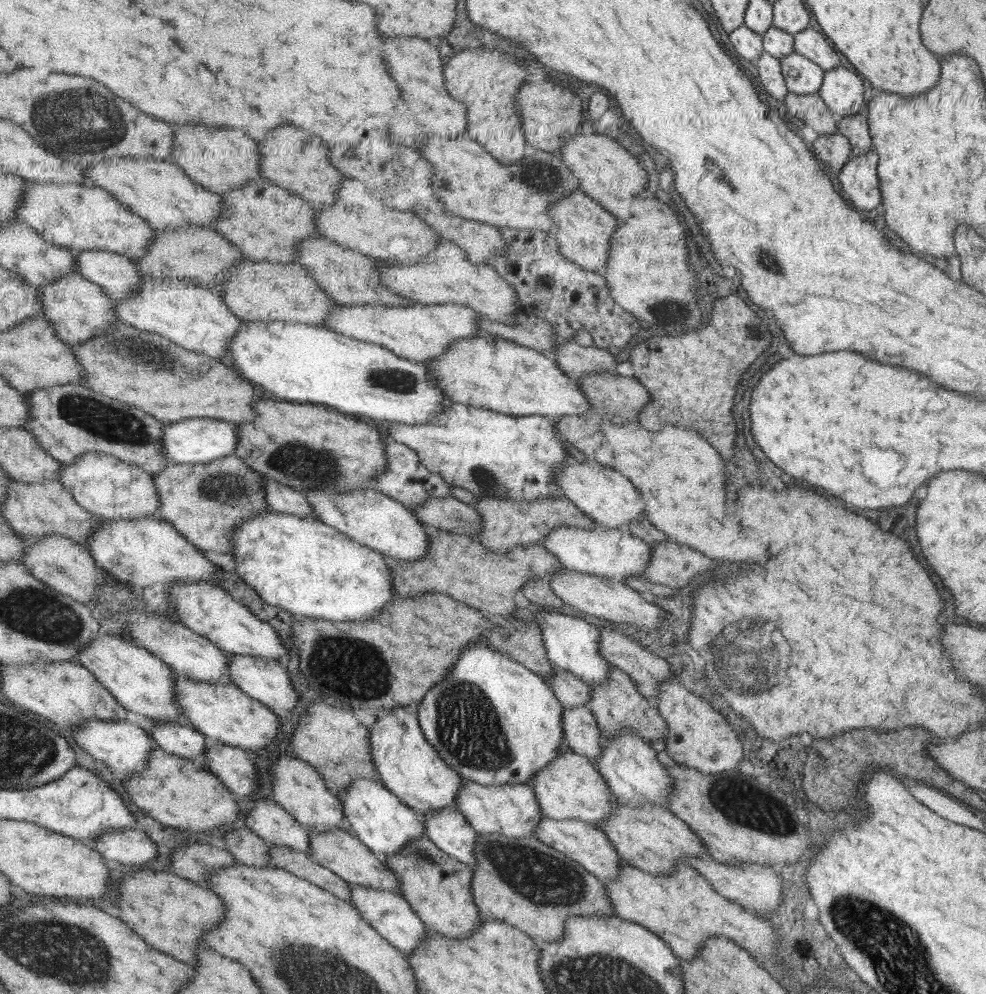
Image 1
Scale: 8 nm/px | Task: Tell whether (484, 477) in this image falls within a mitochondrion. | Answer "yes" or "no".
yes

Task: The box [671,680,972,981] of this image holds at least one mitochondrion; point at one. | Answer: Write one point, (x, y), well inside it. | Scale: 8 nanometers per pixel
(743, 808)

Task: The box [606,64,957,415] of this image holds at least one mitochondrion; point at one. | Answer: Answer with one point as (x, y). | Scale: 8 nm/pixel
(766, 259)

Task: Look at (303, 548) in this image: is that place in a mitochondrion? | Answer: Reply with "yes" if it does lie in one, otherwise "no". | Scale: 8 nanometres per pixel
no

